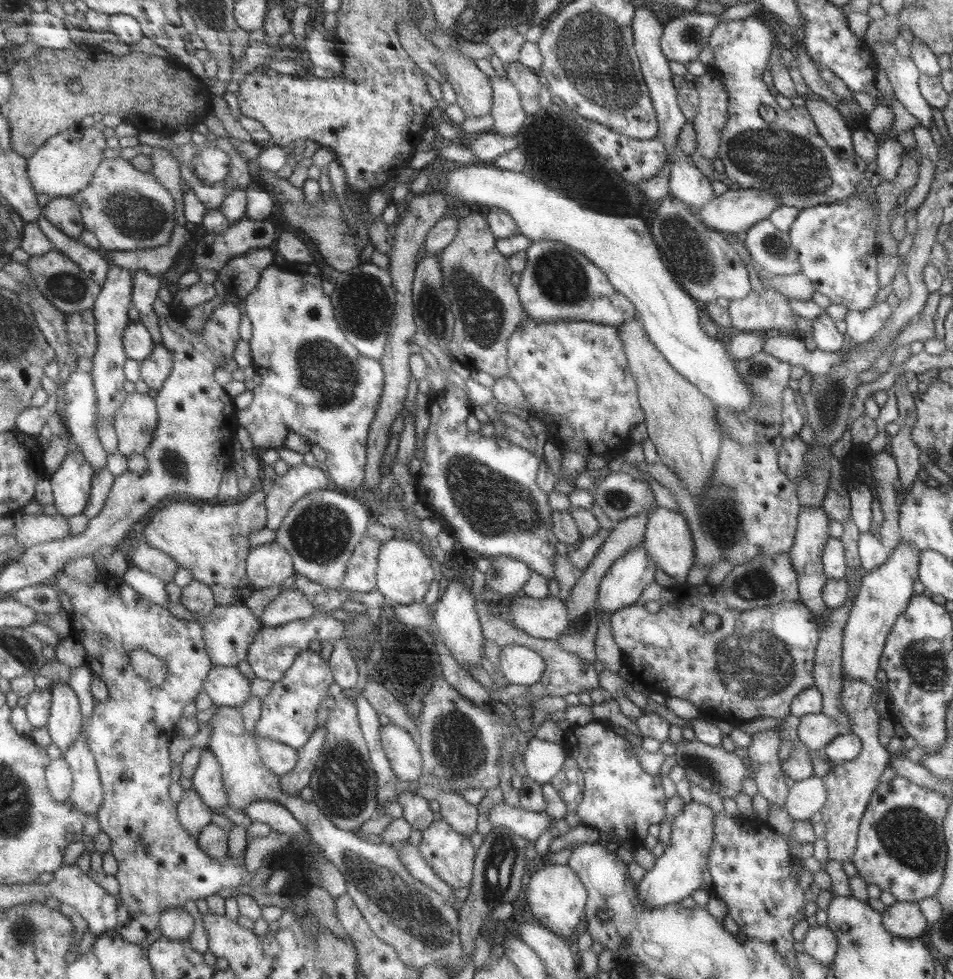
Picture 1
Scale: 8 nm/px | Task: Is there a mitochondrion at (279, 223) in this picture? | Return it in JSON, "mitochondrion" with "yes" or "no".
{"mitochondrion":"no"}

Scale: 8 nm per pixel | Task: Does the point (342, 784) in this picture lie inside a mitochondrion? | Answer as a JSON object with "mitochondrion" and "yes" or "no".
{"mitochondrion":"yes"}

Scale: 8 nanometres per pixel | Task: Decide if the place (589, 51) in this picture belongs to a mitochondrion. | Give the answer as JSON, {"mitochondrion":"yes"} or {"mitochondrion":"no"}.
{"mitochondrion":"yes"}

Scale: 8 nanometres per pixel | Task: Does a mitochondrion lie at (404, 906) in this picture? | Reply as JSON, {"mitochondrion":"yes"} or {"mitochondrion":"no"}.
{"mitochondrion":"yes"}

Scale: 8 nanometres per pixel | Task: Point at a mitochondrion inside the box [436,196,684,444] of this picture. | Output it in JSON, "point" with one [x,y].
{"point":[483,313]}

